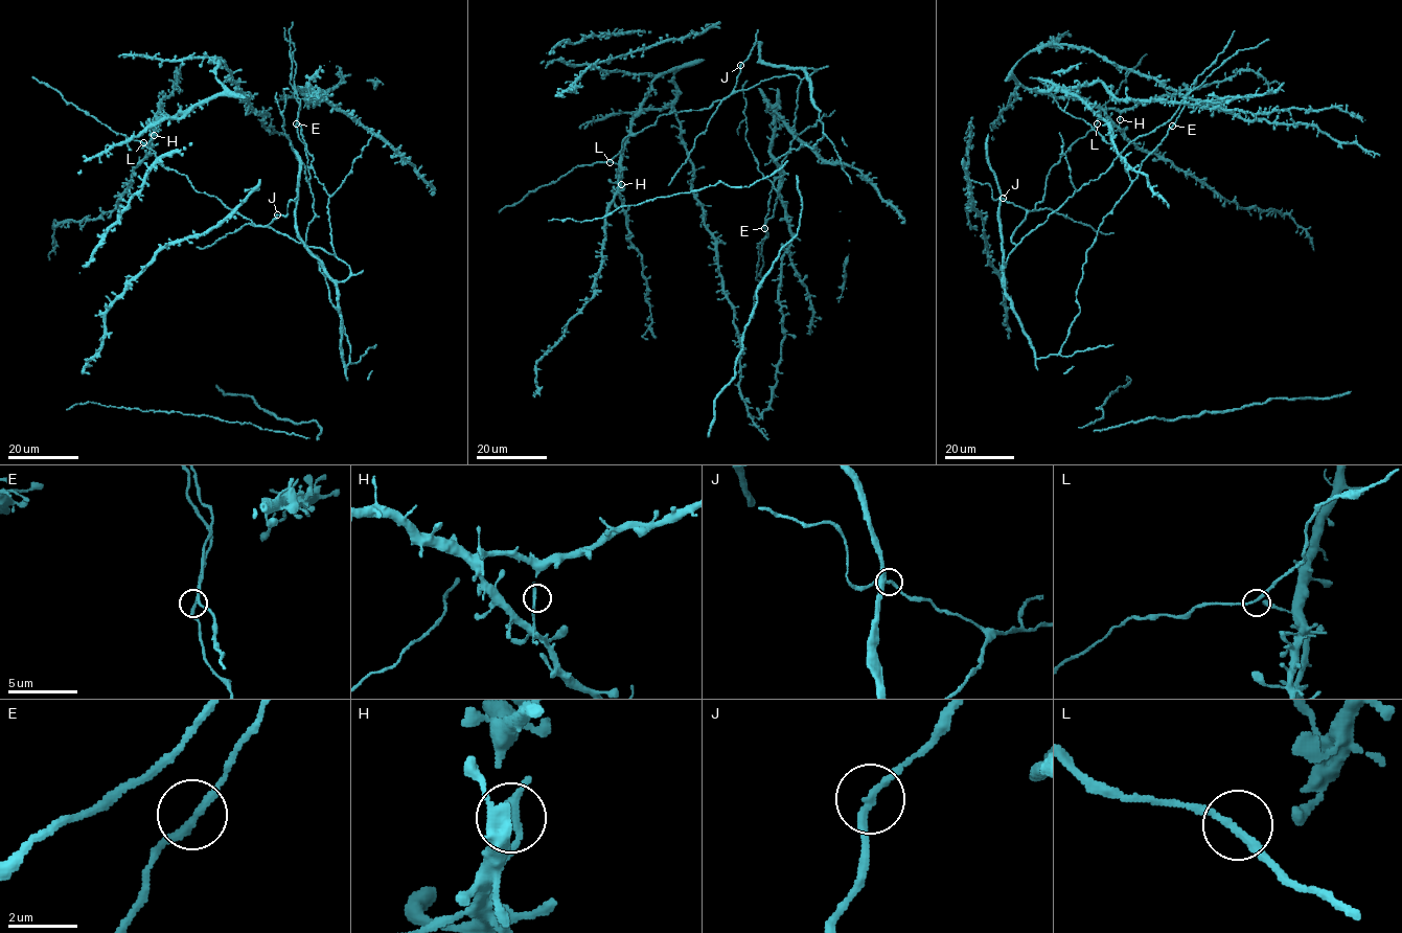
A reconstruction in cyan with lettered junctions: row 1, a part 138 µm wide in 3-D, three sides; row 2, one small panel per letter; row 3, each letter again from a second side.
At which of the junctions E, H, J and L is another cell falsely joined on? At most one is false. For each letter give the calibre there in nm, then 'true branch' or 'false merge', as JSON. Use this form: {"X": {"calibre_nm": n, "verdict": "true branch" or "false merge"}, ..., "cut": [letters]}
{"E": {"calibre_nm": 220, "verdict": "true branch"}, "H": {"calibre_nm": 220, "verdict": "true branch"}, "J": {"calibre_nm": 220, "verdict": "true branch"}, "L": {"calibre_nm": 200, "verdict": "true branch"}, "cut": []}

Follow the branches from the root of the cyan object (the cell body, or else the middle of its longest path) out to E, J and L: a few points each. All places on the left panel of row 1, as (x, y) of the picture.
E: (331, 246), (328, 195), (312, 166), (313, 156), (297, 122), (300, 101), (297, 97), (300, 110), (296, 123)
J: (331, 246), (335, 255), (277, 232), (269, 226), (277, 214)
L: (331, 246), (335, 255), (271, 228), (257, 227), (216, 198), (198, 192), (185, 175), (163, 167), (143, 142)

